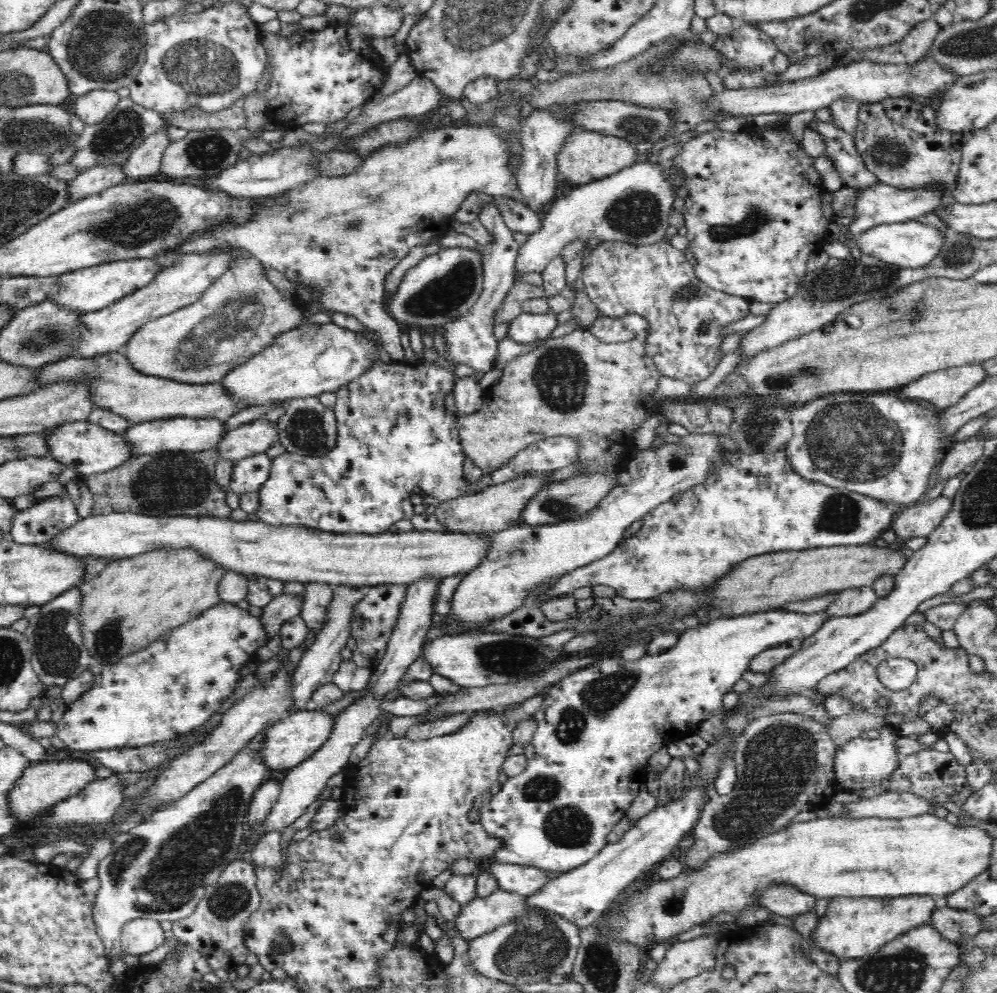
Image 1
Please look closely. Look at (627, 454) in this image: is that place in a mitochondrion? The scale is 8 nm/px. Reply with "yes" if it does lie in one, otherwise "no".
no

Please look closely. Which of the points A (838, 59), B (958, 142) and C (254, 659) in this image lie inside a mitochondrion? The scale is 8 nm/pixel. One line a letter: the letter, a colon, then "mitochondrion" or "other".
A: other
B: other
C: other

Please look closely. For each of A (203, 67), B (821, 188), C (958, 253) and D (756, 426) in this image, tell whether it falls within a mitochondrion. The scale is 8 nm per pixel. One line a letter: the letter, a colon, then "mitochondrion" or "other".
A: mitochondrion
B: other
C: mitochondrion
D: mitochondrion

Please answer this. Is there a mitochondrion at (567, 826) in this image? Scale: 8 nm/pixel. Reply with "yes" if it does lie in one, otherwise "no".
yes

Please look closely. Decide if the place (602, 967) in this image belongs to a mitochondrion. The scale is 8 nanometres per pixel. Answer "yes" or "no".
yes

